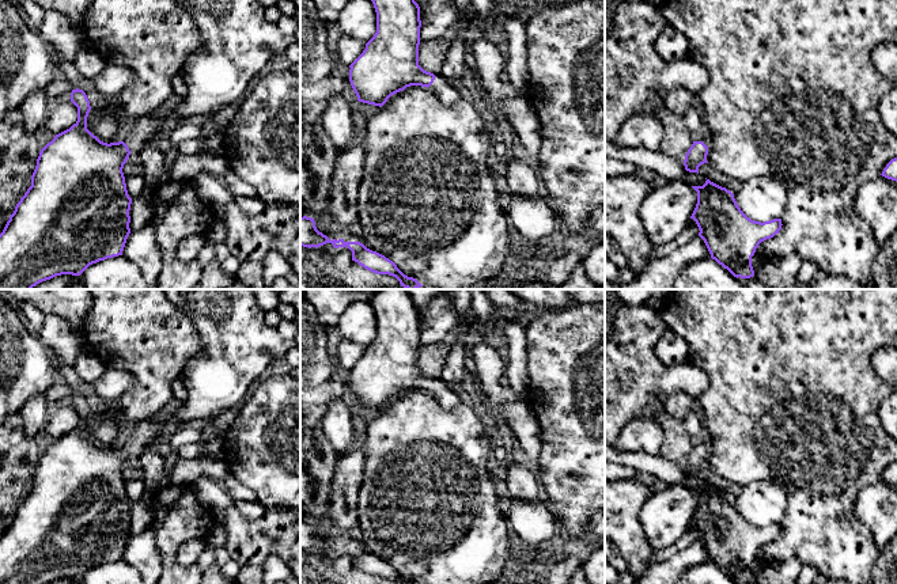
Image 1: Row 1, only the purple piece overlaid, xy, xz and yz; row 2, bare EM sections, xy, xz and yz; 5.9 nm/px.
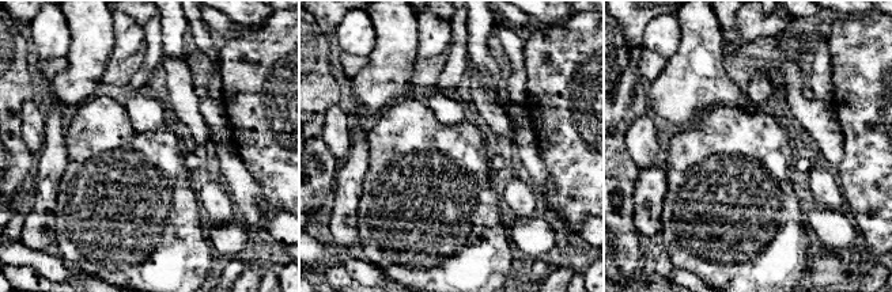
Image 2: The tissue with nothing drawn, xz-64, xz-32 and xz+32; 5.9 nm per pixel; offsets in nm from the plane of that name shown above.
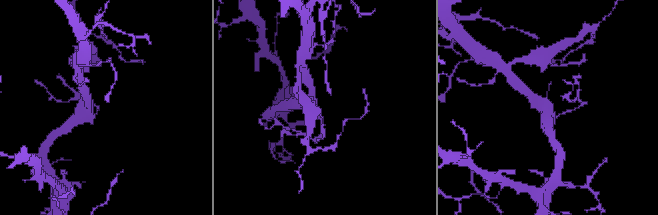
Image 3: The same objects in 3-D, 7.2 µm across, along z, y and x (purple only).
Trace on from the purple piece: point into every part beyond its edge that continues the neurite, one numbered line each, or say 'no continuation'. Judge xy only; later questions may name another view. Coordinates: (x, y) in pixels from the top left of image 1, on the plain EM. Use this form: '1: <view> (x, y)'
1: xy (146, 432)

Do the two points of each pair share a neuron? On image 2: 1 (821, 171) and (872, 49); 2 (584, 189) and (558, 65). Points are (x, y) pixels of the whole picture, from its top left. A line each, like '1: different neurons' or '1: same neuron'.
1: different neurons
2: same neuron

